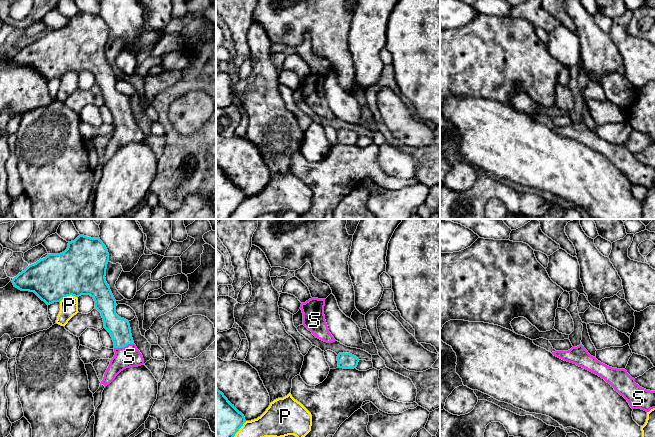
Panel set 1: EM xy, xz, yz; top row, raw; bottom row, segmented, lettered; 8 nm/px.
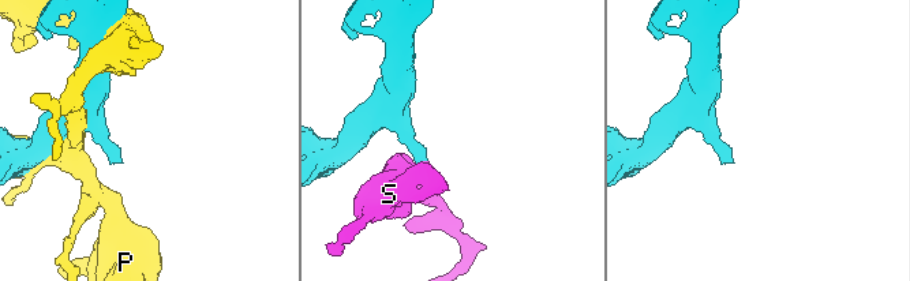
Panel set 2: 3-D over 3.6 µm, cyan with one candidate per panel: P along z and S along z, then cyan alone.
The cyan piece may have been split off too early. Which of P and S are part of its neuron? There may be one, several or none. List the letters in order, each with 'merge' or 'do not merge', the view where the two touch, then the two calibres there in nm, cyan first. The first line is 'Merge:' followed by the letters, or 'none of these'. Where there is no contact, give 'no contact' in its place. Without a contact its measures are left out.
Merge: S
P: do not merge; meets cyan in xy; 400 nm thick on the cyan side, 140 nm on the other
S: merge; meets cyan in xy; 180 nm thick on the cyan side, 170 nm on the other

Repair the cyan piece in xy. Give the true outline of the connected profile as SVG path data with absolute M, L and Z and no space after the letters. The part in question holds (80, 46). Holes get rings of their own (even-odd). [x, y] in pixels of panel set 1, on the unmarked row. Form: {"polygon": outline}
{"polygon": "M79 11L68 19L67 25L60 30L48 30L13 54L14 63L21 67L34 68L47 81L60 78L67 72L79 73L90 71L95 77L95 84L101 89L104 104L110 109L114 118L115 131L104 150L100 161L109 161L124 145L144 140L140 127L134 120L129 97L116 90L116 76L106 58L106 45L109 29L100 14Z"}

